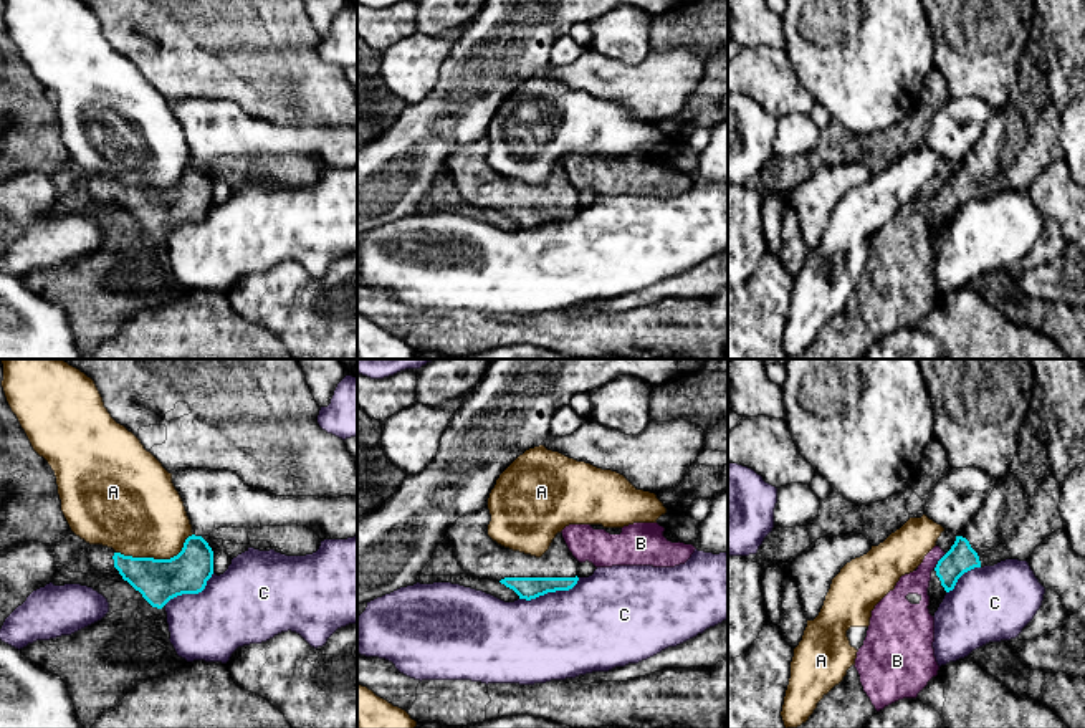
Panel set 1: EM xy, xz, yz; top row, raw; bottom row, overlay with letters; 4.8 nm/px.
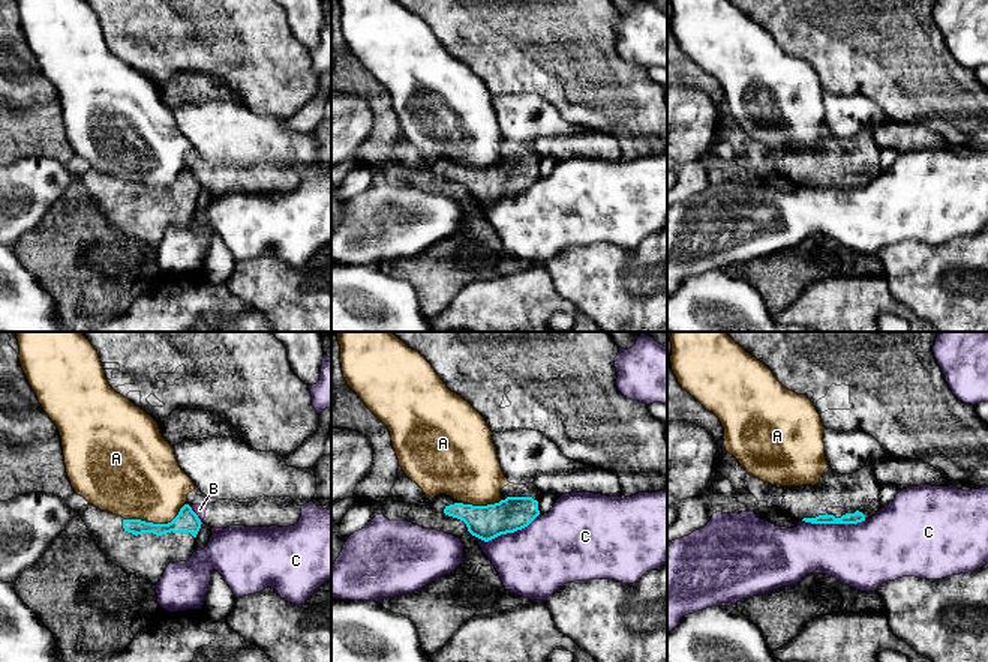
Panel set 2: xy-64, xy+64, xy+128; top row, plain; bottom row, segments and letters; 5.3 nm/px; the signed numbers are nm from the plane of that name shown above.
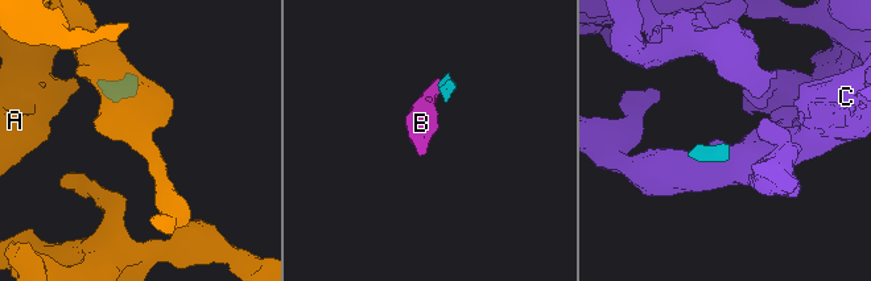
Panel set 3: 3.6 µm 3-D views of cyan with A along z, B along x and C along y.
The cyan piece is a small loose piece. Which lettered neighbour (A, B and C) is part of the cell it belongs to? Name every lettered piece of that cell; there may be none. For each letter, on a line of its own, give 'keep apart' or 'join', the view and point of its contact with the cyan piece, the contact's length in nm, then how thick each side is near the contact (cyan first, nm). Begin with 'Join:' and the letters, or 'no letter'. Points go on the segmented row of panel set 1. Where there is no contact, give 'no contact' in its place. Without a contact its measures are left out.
Join: no letter
A: keep apart; contact xy (156, 560); length 380 nm; calibres 200 and 440 nm
B: keep apart; contact yz (938, 561); length 100 nm; calibres 140 and 110 nm
C: keep apart; contact xz (549, 591); length 320 nm; calibres 110 and 420 nm

